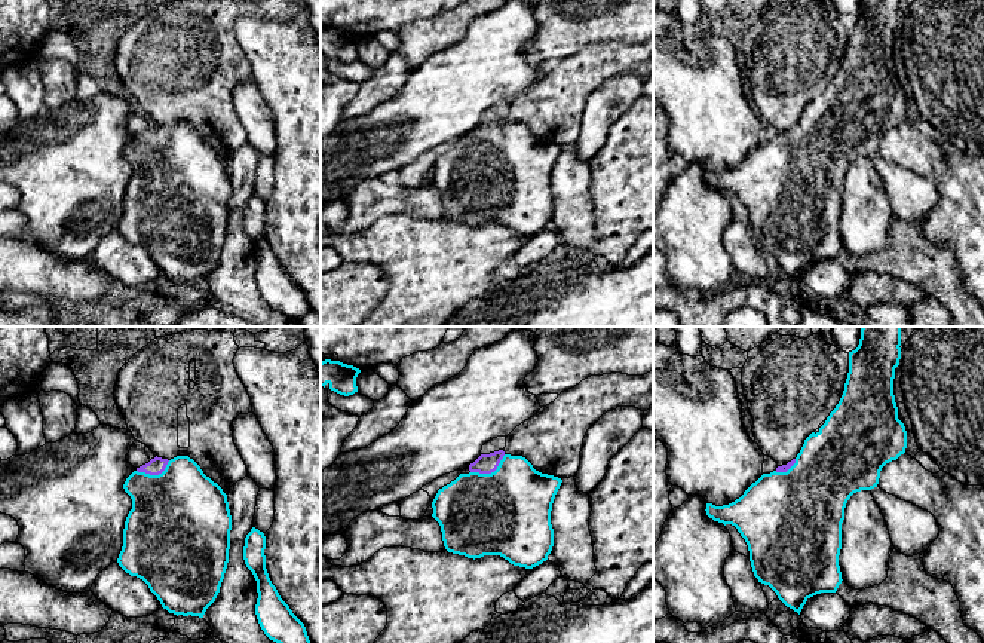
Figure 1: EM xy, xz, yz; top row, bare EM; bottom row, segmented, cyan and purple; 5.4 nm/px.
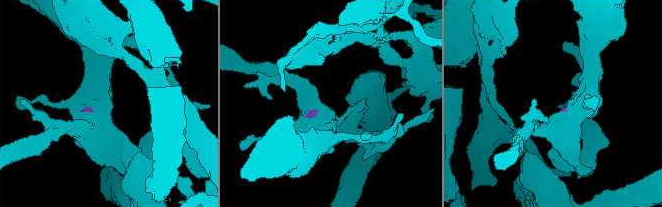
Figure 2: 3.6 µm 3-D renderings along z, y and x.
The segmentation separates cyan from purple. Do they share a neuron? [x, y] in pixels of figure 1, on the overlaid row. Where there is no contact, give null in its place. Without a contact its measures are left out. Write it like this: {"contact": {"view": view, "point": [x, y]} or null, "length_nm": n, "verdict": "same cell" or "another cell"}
{"contact": {"view": "xz", "point": [492, 472]}, "length_nm": 220, "verdict": "same cell"}

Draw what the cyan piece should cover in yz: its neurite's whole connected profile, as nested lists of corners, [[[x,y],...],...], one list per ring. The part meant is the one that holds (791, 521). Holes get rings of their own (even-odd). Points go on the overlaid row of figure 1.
[[[862,327],[858,347],[849,352],[849,373],[843,395],[819,431],[804,440],[797,457],[770,474],[763,474],[735,502],[723,506],[706,503],[705,511],[709,518],[724,526],[735,526],[745,539],[758,582],[769,585],[778,598],[798,615],[810,597],[836,593],[843,581],[839,555],[847,500],[856,492],[877,487],[882,468],[905,453],[907,431],[898,419],[893,395],[895,368],[901,359],[901,328]]]

